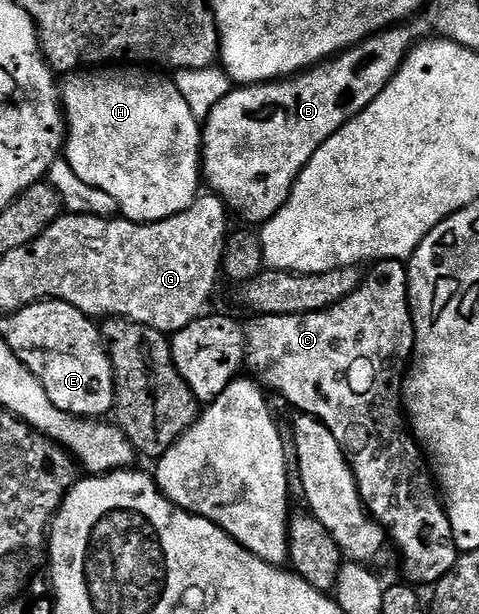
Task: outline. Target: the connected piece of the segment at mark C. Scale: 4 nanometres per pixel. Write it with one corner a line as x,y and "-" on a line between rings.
379,260
373,265
373,268
374,273
371,276
369,273
363,279
362,285
352,294
348,294
348,298
336,302
336,306
332,306
328,310
320,310
307,316
258,316
245,328
244,325
237,324
230,316
203,314
198,320
194,320
188,326
184,326
184,330
173,333
169,337
172,358
175,360
176,370
180,372
180,378
184,378
184,382
188,382
188,386
192,390
194,397
197,398
199,405
210,404
217,396
224,394
227,386
243,375
242,367
247,364
255,372
253,375
271,393
273,393
272,391
279,392
292,407
298,408
294,410
297,410
301,415
311,416
319,420
332,434
332,438
336,438
336,442
340,442
342,453
346,455
346,460
350,463
350,468
354,472
354,477
358,483
358,493
367,513
383,528
392,544
398,547
398,552
402,555
403,562
406,563
407,577
405,576
405,579
414,586
423,586
422,584
433,586
444,578
444,574
448,574
452,570
452,566
456,566
460,553
458,547
454,544
450,516
444,507
443,497
436,487
435,477
424,459
423,451
418,447
418,441
414,439
408,427
408,421
402,406
402,381
414,355
414,317
410,314
410,291
408,290
408,278
406,277
407,265
401,260

